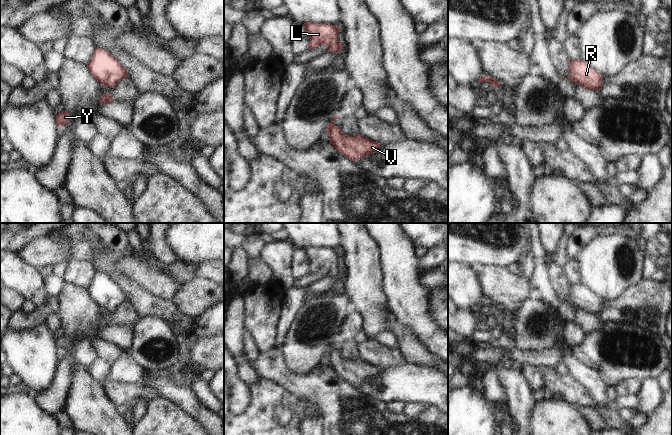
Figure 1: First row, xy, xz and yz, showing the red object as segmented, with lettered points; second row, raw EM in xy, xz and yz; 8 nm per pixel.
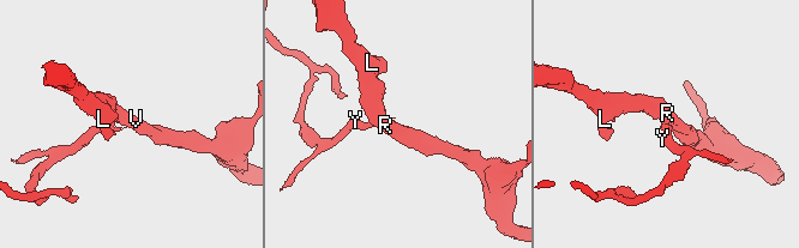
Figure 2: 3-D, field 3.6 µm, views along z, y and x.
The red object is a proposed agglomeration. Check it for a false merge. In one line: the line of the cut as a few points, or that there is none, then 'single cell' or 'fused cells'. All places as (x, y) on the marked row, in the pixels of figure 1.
yz (582, 85), (589, 89) | fused cells

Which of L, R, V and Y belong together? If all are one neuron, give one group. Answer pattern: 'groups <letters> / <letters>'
groups L R V / Y

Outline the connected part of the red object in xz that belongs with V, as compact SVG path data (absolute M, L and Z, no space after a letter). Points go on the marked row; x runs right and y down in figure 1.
M337 114L333 116L329 125L326 127L326 131L331 144L341 154L356 162L360 158L368 156L370 153L376 153L380 149L378 142L365 138L359 134L354 136L345 135L340 130L340 126L333 124L337 116Z

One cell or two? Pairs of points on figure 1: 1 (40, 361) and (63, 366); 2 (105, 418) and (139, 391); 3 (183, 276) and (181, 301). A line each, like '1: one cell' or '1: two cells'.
1: two cells
2: two cells
3: two cells

